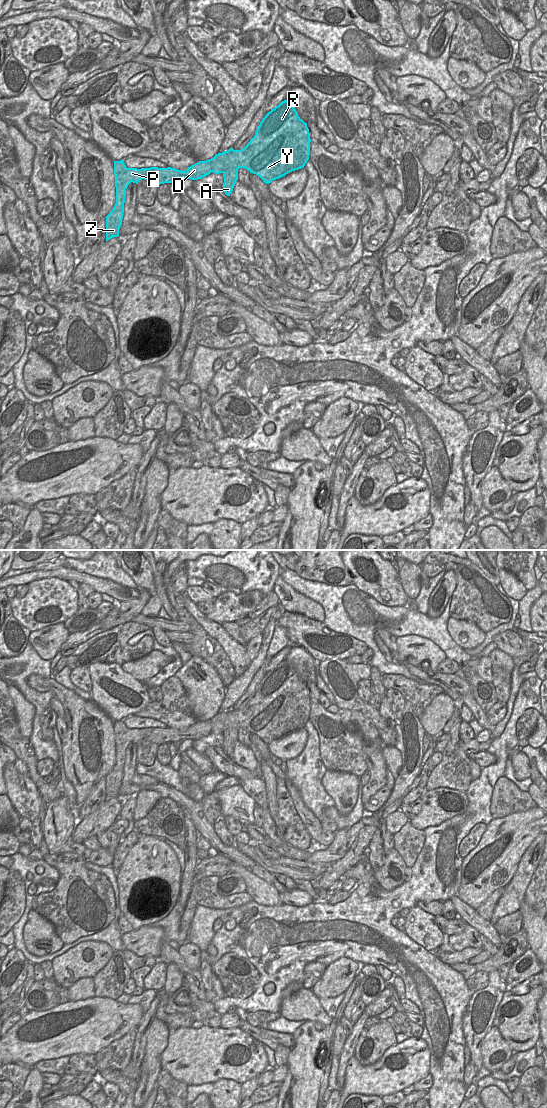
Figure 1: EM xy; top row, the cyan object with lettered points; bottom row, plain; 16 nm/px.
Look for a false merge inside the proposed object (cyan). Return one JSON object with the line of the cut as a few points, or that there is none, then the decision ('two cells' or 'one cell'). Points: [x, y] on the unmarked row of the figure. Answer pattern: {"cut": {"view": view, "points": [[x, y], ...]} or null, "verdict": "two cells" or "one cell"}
{"cut": {"view": "xy", "points": [[238, 728], [228, 727], [223, 733]]}, "verdict": "two cells"}

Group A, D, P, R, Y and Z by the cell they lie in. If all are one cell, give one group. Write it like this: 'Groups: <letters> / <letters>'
Groups: A / D P R Y Z

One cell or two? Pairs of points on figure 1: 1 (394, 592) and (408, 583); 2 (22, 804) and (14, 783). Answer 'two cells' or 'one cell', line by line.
1: two cells
2: one cell

